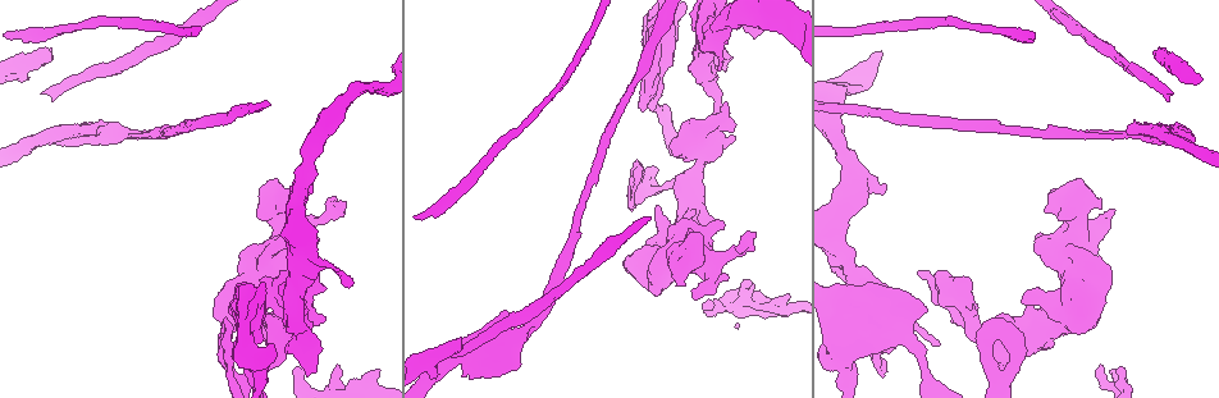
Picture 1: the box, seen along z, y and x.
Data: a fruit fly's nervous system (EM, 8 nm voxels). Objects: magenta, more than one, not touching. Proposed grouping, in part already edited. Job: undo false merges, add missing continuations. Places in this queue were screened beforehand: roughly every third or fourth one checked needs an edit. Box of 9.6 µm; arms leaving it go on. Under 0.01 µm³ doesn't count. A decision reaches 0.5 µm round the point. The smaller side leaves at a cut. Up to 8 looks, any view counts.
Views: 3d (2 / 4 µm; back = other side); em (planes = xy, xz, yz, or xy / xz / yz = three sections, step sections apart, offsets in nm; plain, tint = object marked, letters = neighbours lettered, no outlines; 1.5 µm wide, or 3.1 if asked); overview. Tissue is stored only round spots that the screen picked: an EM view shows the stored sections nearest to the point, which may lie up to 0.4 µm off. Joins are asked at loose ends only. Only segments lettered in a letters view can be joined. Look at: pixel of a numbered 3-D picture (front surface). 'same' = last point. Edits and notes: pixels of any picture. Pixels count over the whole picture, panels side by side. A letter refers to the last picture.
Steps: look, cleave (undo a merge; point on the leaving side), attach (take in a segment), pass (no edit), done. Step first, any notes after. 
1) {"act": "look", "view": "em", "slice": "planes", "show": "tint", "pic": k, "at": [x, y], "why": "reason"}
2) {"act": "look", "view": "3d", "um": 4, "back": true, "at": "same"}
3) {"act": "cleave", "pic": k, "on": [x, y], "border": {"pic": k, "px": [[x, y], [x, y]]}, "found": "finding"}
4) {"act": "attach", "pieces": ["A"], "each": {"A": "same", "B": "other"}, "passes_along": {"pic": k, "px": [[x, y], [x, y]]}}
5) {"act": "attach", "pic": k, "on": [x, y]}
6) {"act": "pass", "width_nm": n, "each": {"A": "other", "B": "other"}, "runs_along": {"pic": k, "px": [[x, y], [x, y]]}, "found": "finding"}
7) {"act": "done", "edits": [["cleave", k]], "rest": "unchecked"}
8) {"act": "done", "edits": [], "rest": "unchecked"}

{"act": "look", "view": "3d", "um": 4, "pic": 1, "at": [878, 285], "why": "thick end"}

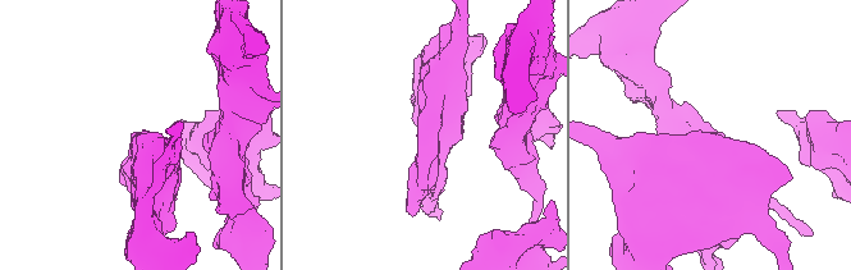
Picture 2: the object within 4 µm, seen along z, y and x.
{"act": "look", "view": "em", "slice": "planes", "show": "letters", "pic": 2, "at": [711, 133], "why": "need the tissue"}

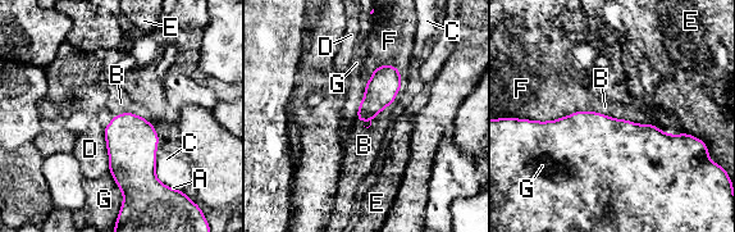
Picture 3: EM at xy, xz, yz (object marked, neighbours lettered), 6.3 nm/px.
{"act": "pass", "each": {"A": "other", "B": "other", "C": "other", "D": "other", "E": "other", "F": "other", "G": "other"}, "border": {"pic": 3, "px": [[598, 112], [616, 118], [652, 124]]}, "found": "none of them fits"}

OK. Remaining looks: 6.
{"act": "look", "view": "em", "slice": "xy", "step": 8, "show": "letters", "pic": 1, "at": [940, 343], "why": "free end"}

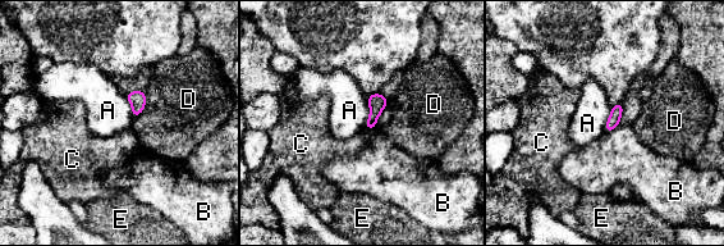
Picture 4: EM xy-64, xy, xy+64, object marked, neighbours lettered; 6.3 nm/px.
{"act": "look", "view": "em", "slice": "planes", "show": "letters", "at": "same", "why": "another direction"}

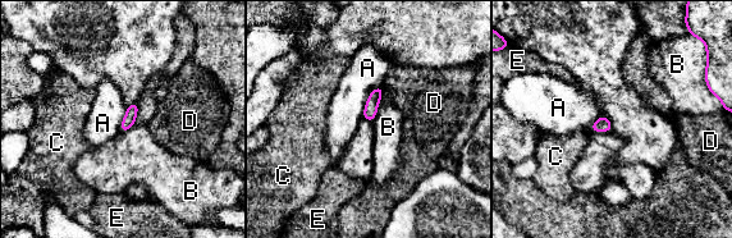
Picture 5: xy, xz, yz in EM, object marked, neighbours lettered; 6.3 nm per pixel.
{"act": "pass", "each": {"A": "other", "B": "other", "C": "other", "D": "other", "E": "other"}, "border": {"pic": 5, "px": [[380, 99], [376, 115], [371, 120]]}, "found": "none of them fits"}

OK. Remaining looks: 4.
{"act": "look", "view": "em", "slice": "planes", "show": "plain", "pic": 1, "at": [1015, 327], "why": "closes a loop"}

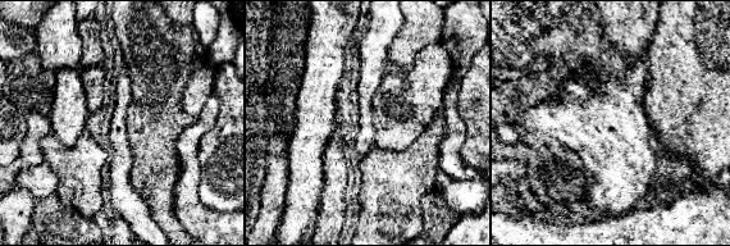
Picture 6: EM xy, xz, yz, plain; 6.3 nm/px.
{"act": "look", "view": "em", "slice": "planes", "show": "letters", "at": "same", "why": "see the neighbours"}

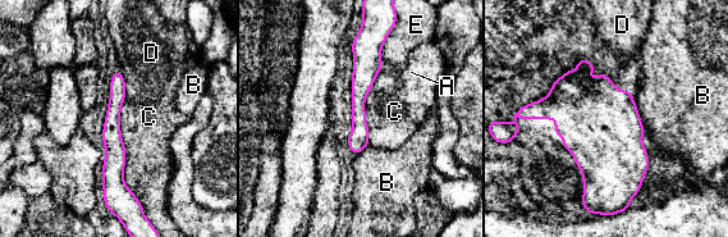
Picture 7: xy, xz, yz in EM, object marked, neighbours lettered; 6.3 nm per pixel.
{"act": "pass", "longest_contact_nm": ["C", 480], "each": {"A": "other", "B": "other", "C": "other", "D": "other", "E": "other"}, "found": "one neuron here"}

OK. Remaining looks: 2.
{"act": "done", "edits": [], "rest": "unchecked"}

